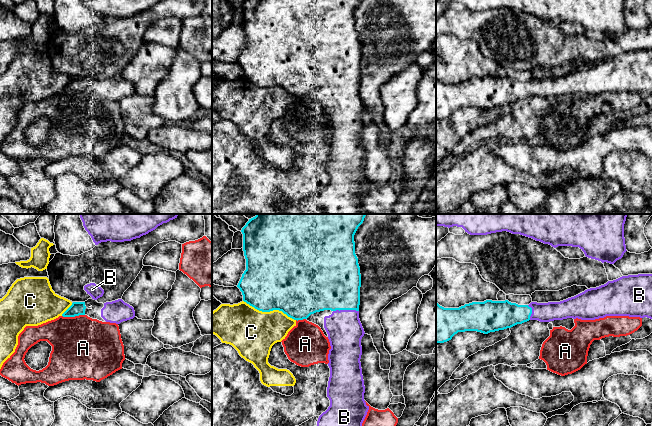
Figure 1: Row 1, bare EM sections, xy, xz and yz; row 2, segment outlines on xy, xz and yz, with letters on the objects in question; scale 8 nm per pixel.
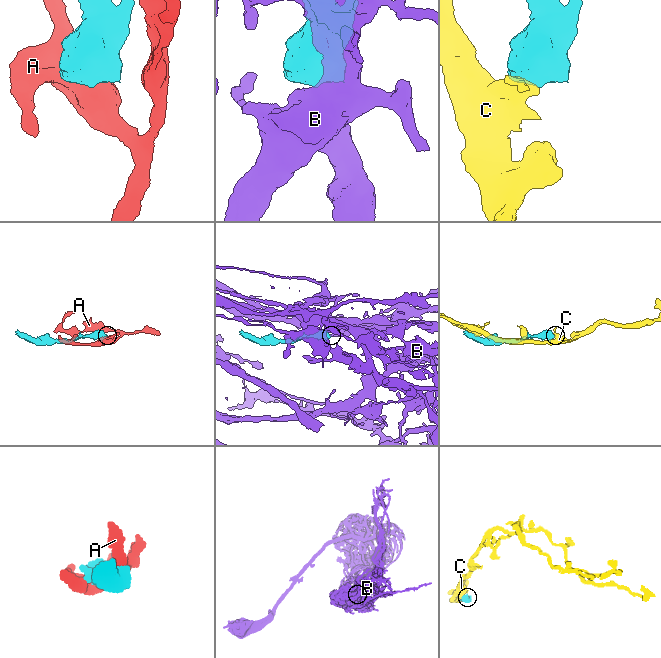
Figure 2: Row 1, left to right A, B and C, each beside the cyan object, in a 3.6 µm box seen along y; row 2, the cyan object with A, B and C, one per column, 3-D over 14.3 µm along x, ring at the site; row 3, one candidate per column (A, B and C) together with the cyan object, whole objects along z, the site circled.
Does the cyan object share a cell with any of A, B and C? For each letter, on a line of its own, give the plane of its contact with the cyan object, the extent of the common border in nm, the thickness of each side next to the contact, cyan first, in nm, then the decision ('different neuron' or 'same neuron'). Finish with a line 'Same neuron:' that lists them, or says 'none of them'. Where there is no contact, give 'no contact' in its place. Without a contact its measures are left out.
A: xy | 180 nm | 110/480 nm | different neuron
B: xz | 200 nm | 460/280 nm | same neuron
C: xz | 460 nm | 460/380 nm | different neuron
Same neuron: B

